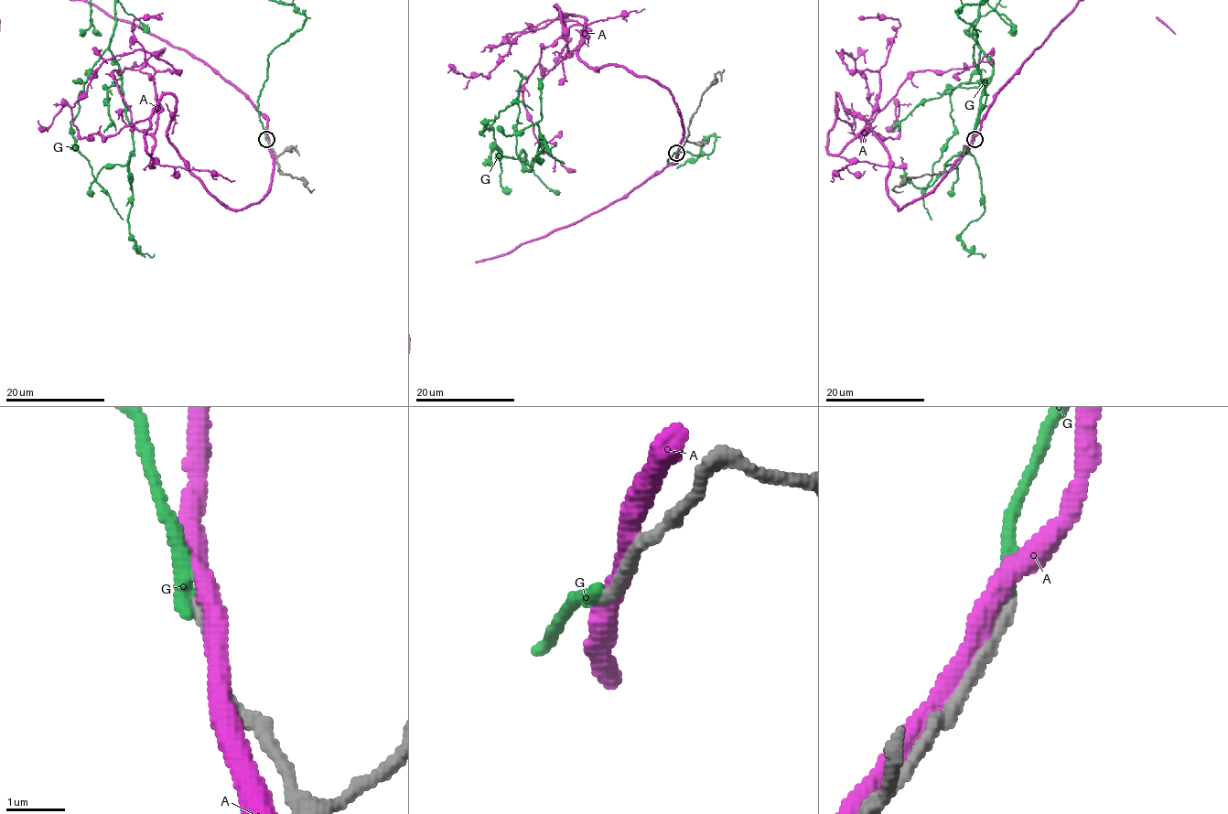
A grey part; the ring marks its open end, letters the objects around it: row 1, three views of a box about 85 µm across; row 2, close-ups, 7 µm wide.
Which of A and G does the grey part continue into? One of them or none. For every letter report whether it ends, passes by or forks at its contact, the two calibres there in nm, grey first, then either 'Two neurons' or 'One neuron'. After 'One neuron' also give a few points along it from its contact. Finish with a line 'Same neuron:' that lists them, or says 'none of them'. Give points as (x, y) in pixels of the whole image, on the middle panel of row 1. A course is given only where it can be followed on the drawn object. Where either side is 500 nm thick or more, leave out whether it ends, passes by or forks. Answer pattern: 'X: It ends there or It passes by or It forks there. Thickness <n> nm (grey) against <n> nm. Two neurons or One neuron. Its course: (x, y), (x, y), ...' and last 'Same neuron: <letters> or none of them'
A: It passes by. Thickness 320 nm (grey) against 360 nm. Two neurons
G: It ends there. Thickness 240 nm (grey) against 280 nm. One neuron
Same neuron: G

